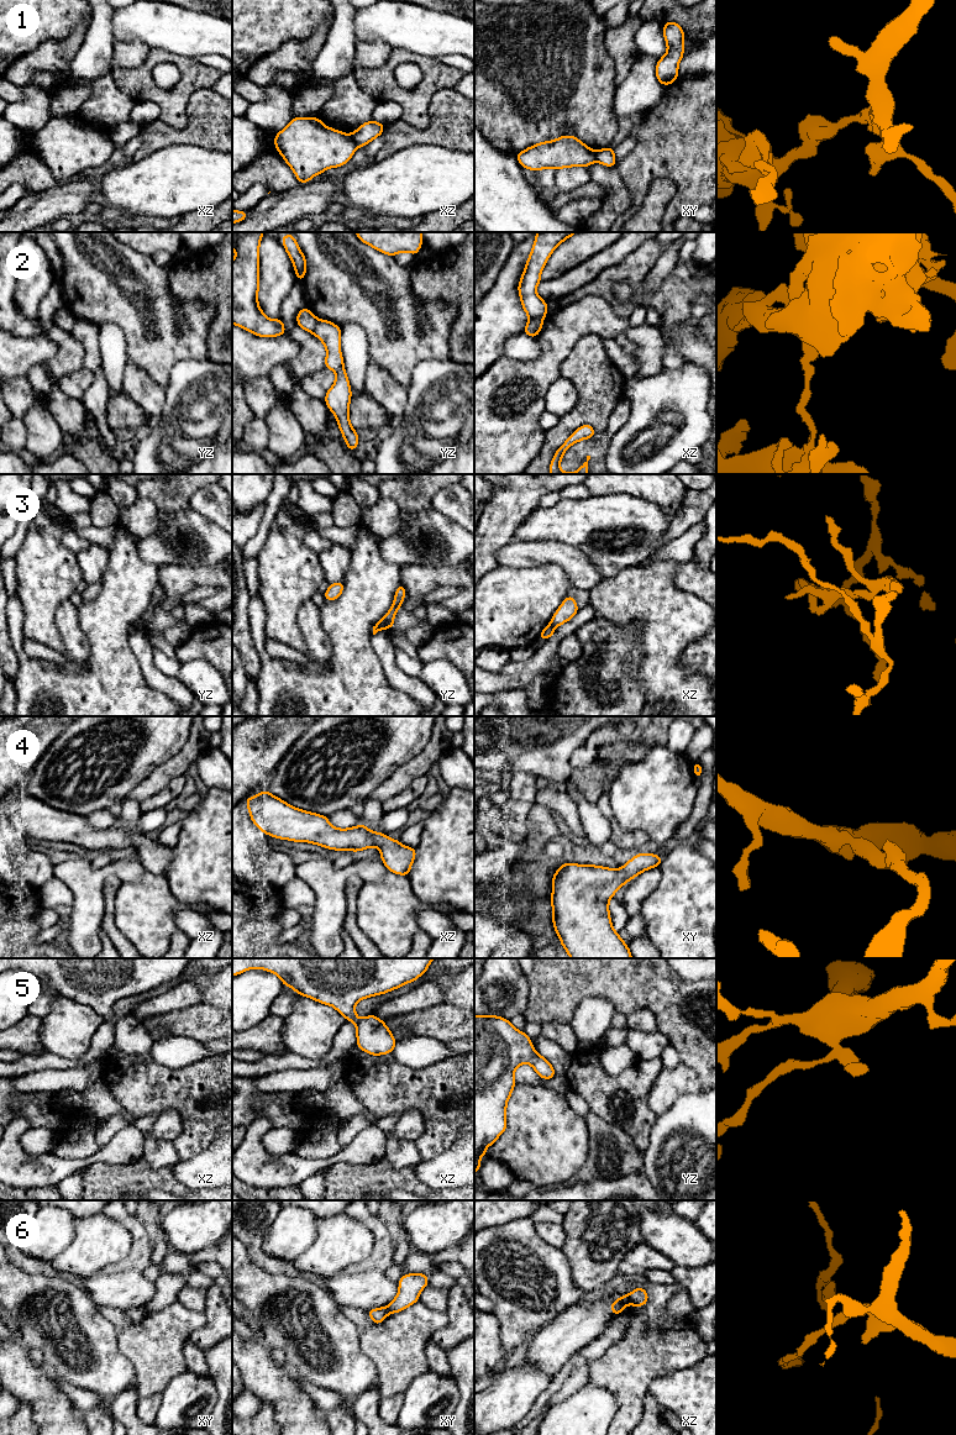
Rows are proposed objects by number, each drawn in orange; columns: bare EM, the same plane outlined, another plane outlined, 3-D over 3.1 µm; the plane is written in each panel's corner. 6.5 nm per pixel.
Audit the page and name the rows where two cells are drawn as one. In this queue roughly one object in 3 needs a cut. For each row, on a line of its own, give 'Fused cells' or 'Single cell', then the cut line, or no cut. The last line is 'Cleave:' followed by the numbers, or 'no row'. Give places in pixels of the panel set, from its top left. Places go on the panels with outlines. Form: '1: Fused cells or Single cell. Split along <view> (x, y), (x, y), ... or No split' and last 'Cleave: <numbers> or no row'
1: Fused cells. Split along xz (351, 135), (357, 146)
2: Fused cells. Split along xz (544, 315), (530, 317)
3: Fused cells. Split along yz (381, 620), (384, 627)
4: Single cell. No split
5: Single cell. No split
6: Fused cells. Split along xz (628, 1294), (629, 1303)
Cleave: 1, 2, 3, 6

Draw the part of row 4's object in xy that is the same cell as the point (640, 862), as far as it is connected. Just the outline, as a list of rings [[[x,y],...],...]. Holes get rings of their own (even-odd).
[[[637,853],[621,868],[563,863],[552,877],[552,922],[571,958],[632,958],[629,946],[613,929],[609,900],[616,890],[644,871],[661,864],[663,857]]]

